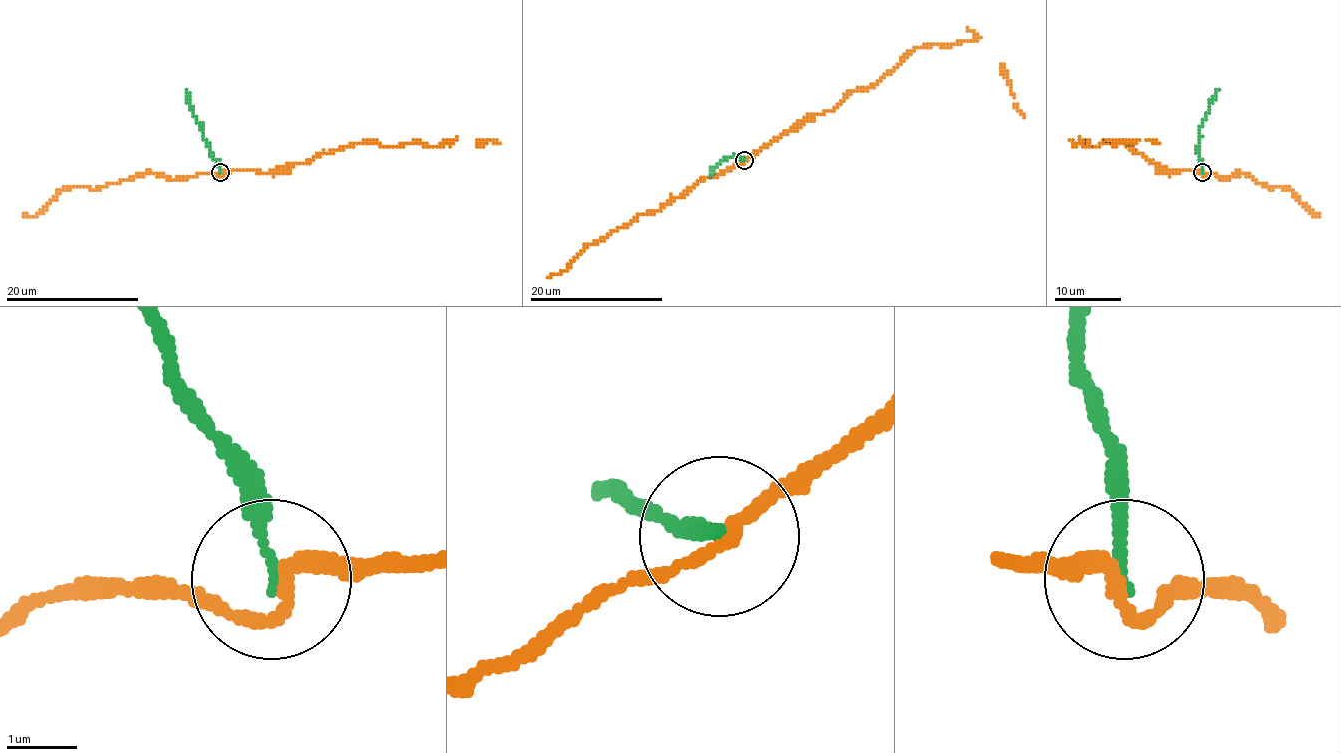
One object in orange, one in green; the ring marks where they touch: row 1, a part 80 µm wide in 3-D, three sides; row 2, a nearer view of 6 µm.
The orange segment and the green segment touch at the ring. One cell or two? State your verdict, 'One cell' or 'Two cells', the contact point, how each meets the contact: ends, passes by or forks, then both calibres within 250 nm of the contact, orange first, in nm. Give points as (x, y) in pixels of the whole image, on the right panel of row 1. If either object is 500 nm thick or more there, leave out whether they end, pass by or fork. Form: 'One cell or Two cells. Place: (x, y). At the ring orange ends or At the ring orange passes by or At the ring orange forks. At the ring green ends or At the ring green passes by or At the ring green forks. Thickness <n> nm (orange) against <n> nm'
Two cells. Place: (1202, 172). At the ring orange passes by. At the ring green ends. Thickness 190 nm (orange) against 180 nm

